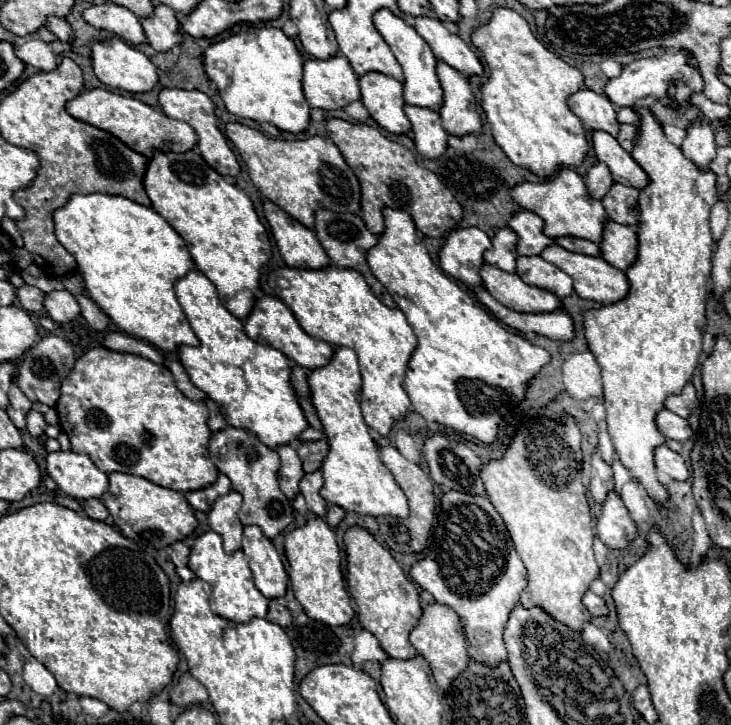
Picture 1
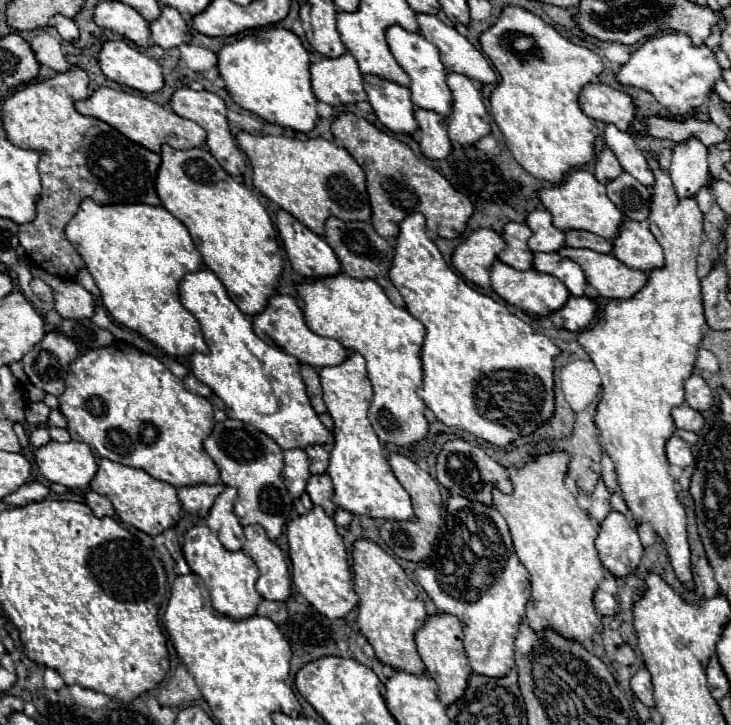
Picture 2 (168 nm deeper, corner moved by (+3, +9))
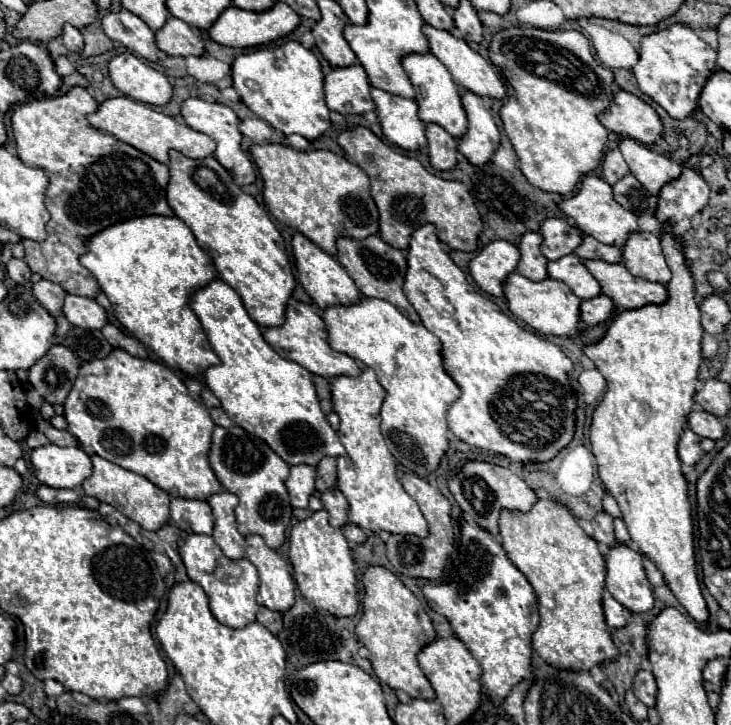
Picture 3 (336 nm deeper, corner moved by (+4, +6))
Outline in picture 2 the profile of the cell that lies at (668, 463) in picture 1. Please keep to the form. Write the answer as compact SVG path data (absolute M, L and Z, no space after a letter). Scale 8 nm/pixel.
M675 435L665 443L665 455L667 455L669 465L677 465L677 467L693 465L693 453L691 453L689 443L685 443L683 439Z

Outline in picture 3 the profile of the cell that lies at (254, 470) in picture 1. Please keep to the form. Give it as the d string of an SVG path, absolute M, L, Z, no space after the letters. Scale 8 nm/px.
M216 426L210 448L210 466L220 484L240 500L236 508L238 532L242 536L258 534L270 548L280 548L286 540L286 528L292 522L292 506L284 484L290 474L290 466L264 440L250 436L240 426Z

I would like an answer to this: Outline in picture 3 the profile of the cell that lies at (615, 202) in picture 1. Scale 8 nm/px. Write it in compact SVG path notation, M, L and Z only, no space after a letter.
M632 174L620 178L614 186L614 198L636 216L656 212L656 196L652 196Z

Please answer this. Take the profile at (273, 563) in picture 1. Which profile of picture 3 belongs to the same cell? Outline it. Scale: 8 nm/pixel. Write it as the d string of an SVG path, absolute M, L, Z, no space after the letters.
M260 536L246 538L246 558L260 574L260 590L256 596L258 604L274 612L290 610L294 606L296 586L288 572L286 560L268 548Z

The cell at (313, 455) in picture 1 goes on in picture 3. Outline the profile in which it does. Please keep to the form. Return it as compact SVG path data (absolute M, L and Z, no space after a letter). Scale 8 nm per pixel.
M324 458L324 462L320 462L316 470L318 470L316 490L320 494L330 488L336 488L336 458Z

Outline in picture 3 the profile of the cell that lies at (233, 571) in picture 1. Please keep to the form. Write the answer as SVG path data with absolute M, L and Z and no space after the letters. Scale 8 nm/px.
M190 534L186 544L180 546L180 558L186 566L188 578L200 584L208 594L210 612L220 624L228 628L244 628L256 620L256 612L260 608L256 602L260 580L252 562L248 562L246 558L240 560L226 558L224 554L220 554L220 548L216 546L214 538L206 534Z

